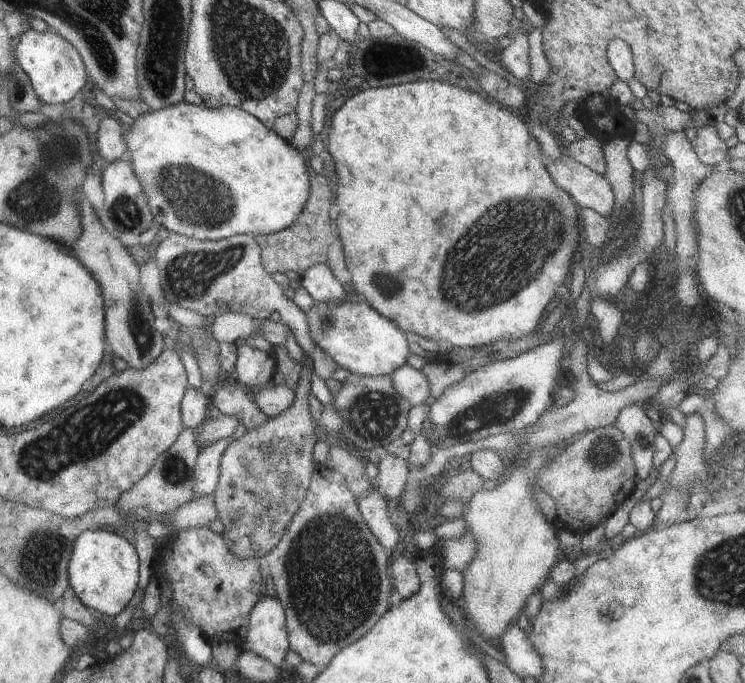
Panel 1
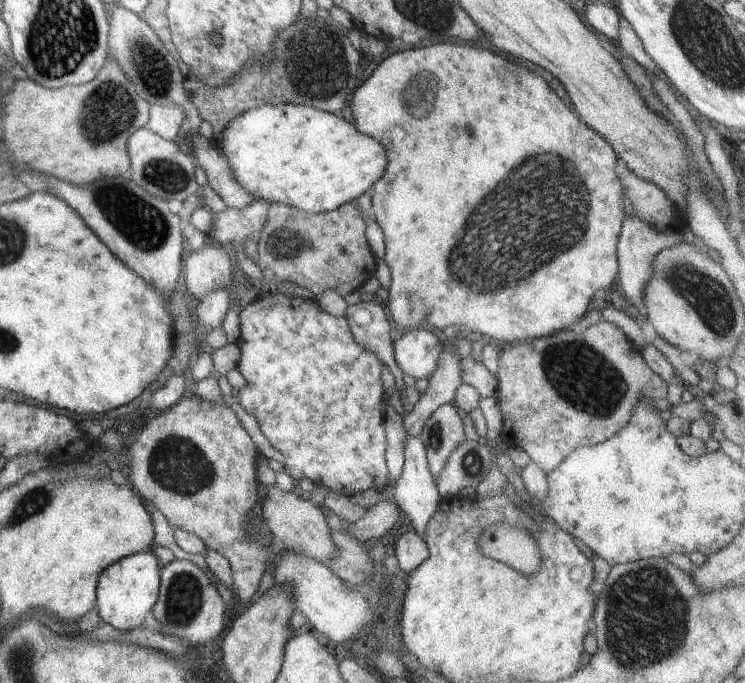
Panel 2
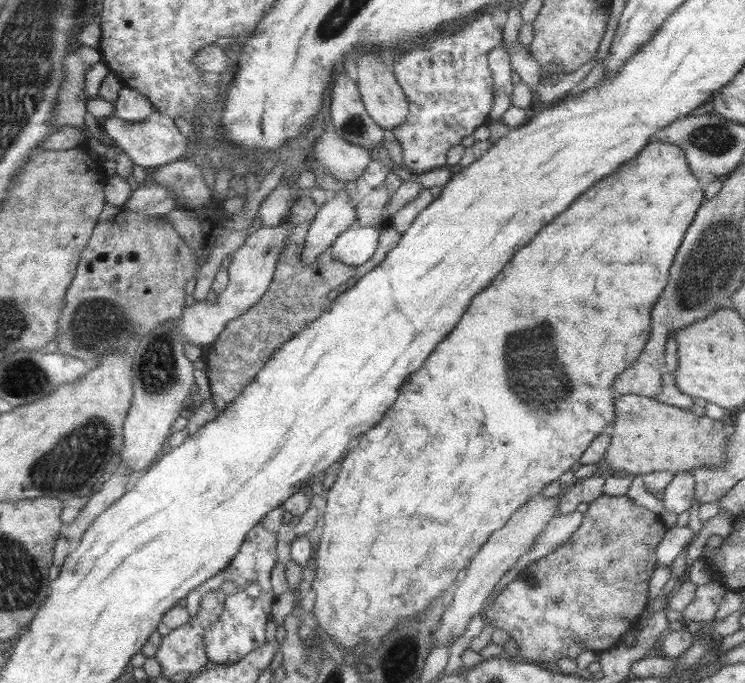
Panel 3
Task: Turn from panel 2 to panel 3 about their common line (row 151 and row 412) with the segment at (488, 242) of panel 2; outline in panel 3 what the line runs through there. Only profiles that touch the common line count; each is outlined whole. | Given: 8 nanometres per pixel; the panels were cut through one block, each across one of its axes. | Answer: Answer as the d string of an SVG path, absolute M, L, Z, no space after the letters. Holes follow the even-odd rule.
M651 140L642 152L640 152L640 156L637 158L634 158L634 160L630 160L628 164L624 164L623 166L620 166L616 172L612 172L612 174L608 174L608 178L604 178L600 184L594 184L588 192L584 192L584 196L580 196L578 200L574 200L572 204L570 204L570 208L568 210L564 210L560 216L556 216L556 220L554 222L550 222L548 226L544 226L536 236L534 236L534 240L528 244L528 246L524 246L524 248L520 248L514 256L512 256L512 260L504 266L504 270L490 282L490 286L488 288L484 288L480 294L476 294L474 298L472 298L472 302L470 302L470 306L468 306L468 310L464 312L464 316L460 318L460 321L458 321L458 324L456 324L456 327L452 329L452 332L450 334L447 334L444 337L444 340L440 341L438 345L436 345L436 348L432 351L432 354L428 355L428 360L424 362L424 366L416 372L416 374L412 373L410 376L408 376L408 380L405 380L402 383L402 386L399 390L398 398L394 401L394 404L388 410L384 413L384 417L380 419L380 422L376 424L376 426L368 429L368 432L364 431L362 435L358 435L358 448L354 448L352 446L347 451L347 454L345 458L342 458L340 460L340 463L335 468L335 473L337 474L336 481L332 484L332 487L326 491L326 502L325 502L325 509L326 512L324 514L324 534L322 534L322 539L320 540L320 546L318 546L317 552L314 554L314 559L316 560L315 564L311 564L310 568L307 570L308 576L313 577L313 590L315 591L315 600L316 604L312 610L312 613L317 618L317 624L322 628L323 631L325 631L334 645L338 647L338 649L344 654L345 656L351 657L350 654L348 654L348 650L352 650L352 646L358 646L360 642L364 642L366 644L366 652L372 652L372 650L376 650L378 646L380 646L380 640L382 640L382 636L386 636L396 624L398 624L398 618L404 618L404 616L412 616L414 612L424 612L428 606L430 606L430 602L432 600L435 600L436 596L438 594L444 594L447 593L448 588L450 587L451 583L454 581L459 581L461 577L460 570L465 570L467 564L470 562L470 558L472 558L472 554L474 552L478 552L480 550L480 546L484 545L484 542L488 540L488 538L500 528L503 528L507 521L512 517L512 514L515 514L528 500L530 500L535 495L539 495L542 488L546 486L546 484L554 482L554 480L559 480L560 476L564 474L565 472L568 472L576 462L580 460L580 457L584 454L584 451L586 451L586 448L590 446L590 443L602 432L606 432L610 426L610 424L613 424L614 422L614 397L616 396L614 393L614 379L616 379L616 376L618 376L622 371L625 371L628 366L632 365L636 359L638 359L638 355L640 355L640 352L642 352L642 349L644 349L644 345L646 345L646 341L648 341L650 336L650 329L652 324L652 319L650 319L651 311L653 310L654 304L656 304L656 300L660 298L660 294L662 294L662 290L664 290L664 286L668 284L668 272L670 272L670 268L672 268L672 260L674 260L674 254L678 252L678 246L680 246L680 242L682 242L682 238L684 238L684 234L686 234L686 230L688 230L688 226L690 226L690 222L692 222L692 218L694 218L694 214L696 214L696 210L698 210L698 206L700 206L700 202L703 202L705 199L704 195L705 192L702 190L700 185L698 184L698 180L696 179L696 176L692 174L692 171L688 169L687 161L685 160L684 152L681 150L682 148L678 146L674 146L674 144L668 144L656 140ZM544 290L546 290L546 304L550 304L552 308L548 308L546 306L546 310L552 310L552 312L544 312ZM552 360L560 360L560 368L562 368L562 372L564 372L564 378L558 382L558 386L554 386L552 388Z

